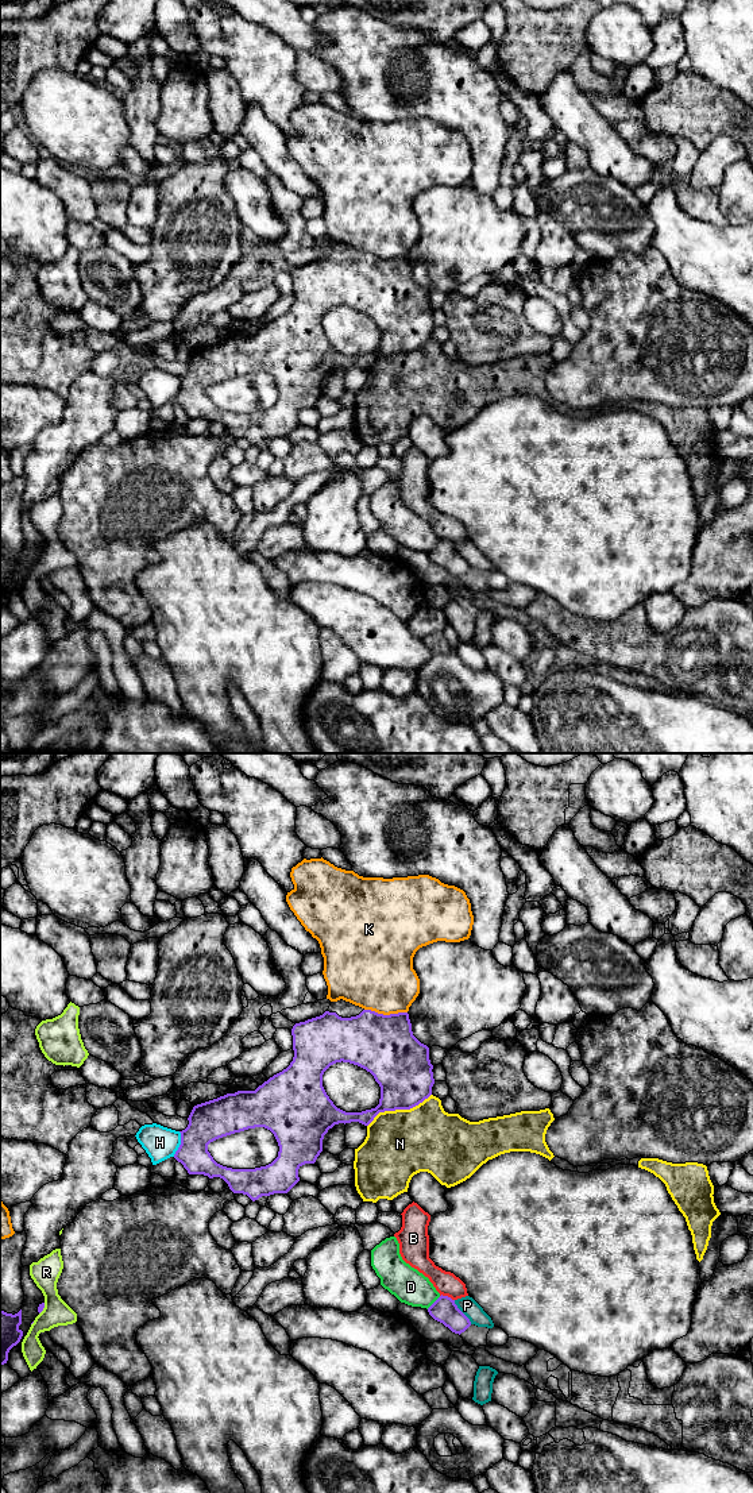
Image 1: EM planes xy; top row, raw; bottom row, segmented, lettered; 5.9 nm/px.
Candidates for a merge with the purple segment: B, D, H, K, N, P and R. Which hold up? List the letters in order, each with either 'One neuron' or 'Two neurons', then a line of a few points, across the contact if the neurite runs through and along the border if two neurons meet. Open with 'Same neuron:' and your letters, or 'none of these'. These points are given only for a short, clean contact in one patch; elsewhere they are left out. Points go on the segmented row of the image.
Same neuron: none of these
B: Two neurons
D: Two neurons
H: Two neurons
K: Two neurons
N: Two neurons
P: Two neurons. Line: xy (454, 1300), (471, 1323)
R: Two neurons

